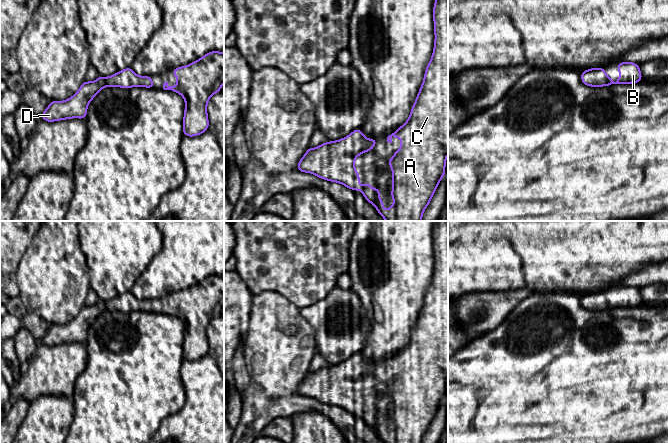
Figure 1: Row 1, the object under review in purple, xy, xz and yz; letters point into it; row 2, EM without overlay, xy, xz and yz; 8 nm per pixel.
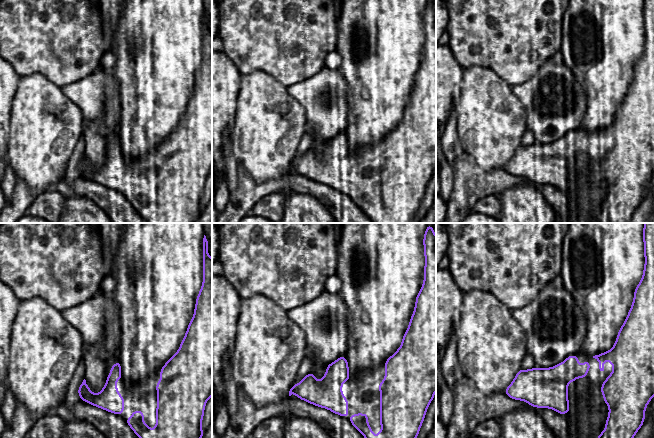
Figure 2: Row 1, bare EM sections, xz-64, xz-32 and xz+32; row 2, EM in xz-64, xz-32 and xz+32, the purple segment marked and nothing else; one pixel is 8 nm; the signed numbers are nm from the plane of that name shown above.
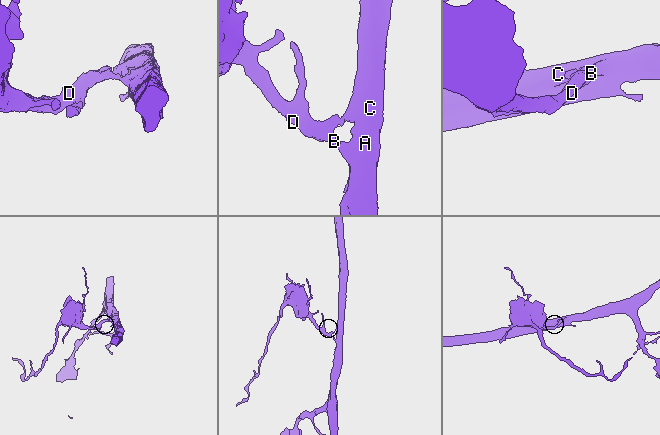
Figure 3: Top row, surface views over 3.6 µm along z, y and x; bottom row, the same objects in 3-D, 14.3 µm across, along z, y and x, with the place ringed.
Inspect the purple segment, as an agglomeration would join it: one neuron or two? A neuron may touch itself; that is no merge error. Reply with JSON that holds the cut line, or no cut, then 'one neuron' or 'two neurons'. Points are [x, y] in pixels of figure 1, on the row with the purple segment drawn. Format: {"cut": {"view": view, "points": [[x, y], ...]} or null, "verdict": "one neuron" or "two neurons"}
{"cut": null, "verdict": "one neuron"}

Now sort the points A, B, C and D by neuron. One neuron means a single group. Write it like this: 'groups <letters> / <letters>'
groups A B C D

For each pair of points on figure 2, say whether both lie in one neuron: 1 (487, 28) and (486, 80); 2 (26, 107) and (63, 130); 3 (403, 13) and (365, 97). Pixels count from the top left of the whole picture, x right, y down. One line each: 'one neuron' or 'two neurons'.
1: two neurons
2: one neuron
3: one neuron

